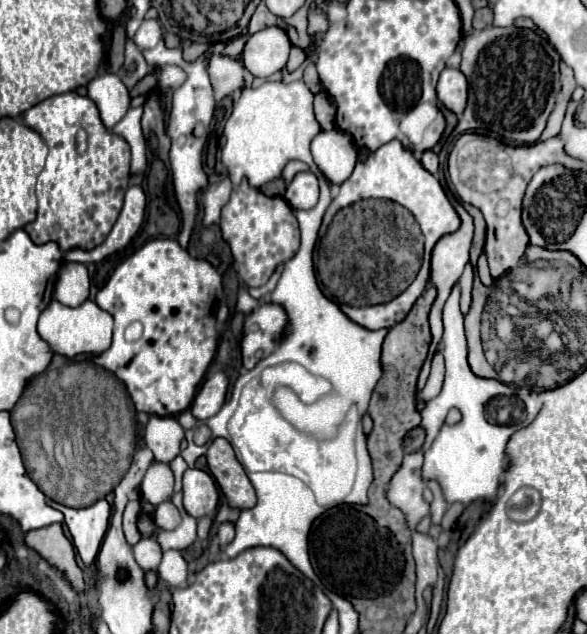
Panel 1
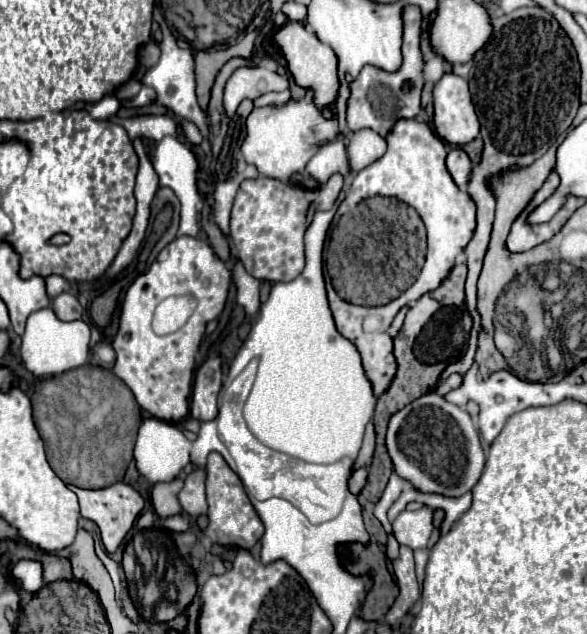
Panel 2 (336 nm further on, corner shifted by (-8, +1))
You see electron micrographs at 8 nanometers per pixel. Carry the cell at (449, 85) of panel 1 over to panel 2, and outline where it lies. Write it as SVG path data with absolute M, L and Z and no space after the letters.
M445 74L433 90L433 104L435 132L445 142L463 146L479 136L479 120L465 78Z

